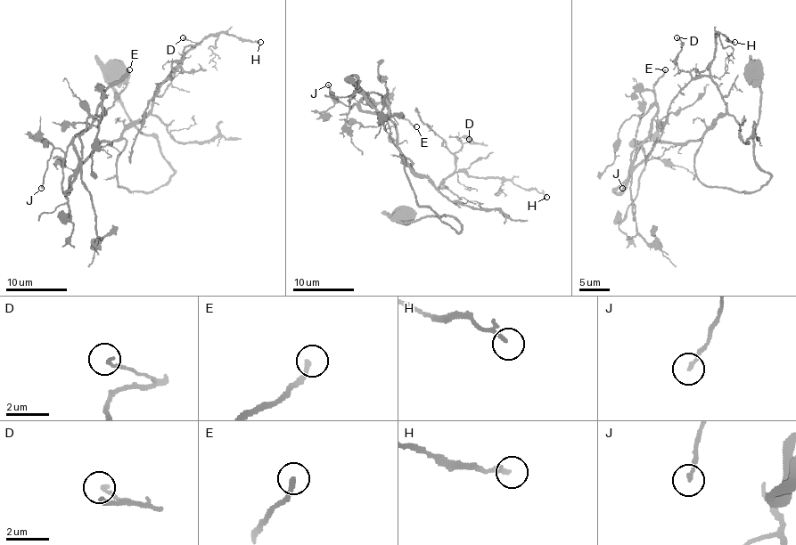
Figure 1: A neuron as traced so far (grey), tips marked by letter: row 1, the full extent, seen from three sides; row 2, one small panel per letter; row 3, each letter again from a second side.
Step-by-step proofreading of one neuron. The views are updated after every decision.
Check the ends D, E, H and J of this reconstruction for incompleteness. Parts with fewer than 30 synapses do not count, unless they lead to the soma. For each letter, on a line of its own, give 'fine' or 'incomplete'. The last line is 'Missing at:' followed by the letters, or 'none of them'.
D: fine
E: incomplete
H: fine
J: fine
Missing at: E

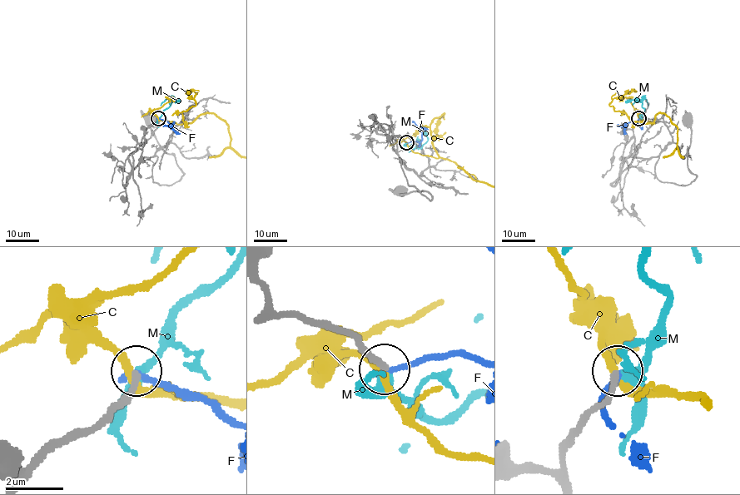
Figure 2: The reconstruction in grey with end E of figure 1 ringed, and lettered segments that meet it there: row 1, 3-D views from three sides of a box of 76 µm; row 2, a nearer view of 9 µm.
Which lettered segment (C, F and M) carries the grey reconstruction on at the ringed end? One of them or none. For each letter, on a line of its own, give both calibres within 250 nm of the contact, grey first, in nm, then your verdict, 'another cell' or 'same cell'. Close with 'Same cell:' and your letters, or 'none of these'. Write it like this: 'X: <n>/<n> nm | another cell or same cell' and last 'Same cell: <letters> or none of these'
C: 240/260 nm | another cell
F: 220/240 nm | another cell
M: 220/360 nm | another cell
Same cell: none of these

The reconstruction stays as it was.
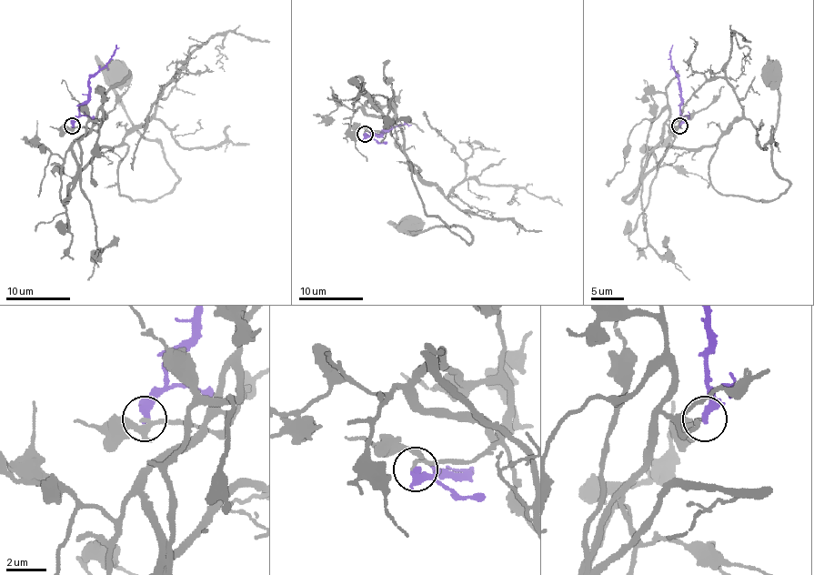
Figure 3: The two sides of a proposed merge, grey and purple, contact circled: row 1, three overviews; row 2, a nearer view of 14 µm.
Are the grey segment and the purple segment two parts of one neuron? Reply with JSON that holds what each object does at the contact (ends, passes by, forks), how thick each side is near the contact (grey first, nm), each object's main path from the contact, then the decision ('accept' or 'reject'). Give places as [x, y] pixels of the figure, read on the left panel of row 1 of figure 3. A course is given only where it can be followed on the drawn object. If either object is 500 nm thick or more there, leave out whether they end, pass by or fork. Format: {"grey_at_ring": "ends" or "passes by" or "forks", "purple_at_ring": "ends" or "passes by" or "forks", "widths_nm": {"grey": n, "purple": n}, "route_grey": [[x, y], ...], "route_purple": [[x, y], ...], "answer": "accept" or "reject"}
{"grey_at_ring": "passes by", "purple_at_ring": "ends", "widths_nm": {"grey": 160, "purple": 440}, "route_grey": [[72, 126], [99, 127], [72, 146], [78, 172], [126, 145], [118, 191], [174, 186], [115, 75]], "route_purple": [[72, 126], [78, 107], [88, 98], [89, 78], [105, 65], [116, 45]], "answer": "reject"}

